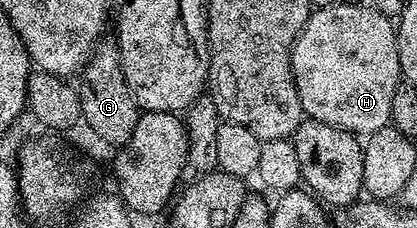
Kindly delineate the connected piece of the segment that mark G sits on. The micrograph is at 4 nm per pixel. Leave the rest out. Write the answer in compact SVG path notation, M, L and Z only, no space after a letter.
M100 43L92 52L81 73L83 88L78 89L79 111L81 120L86 127L107 136L109 140L123 140L133 134L133 126L137 126L141 109L135 103L133 94L125 82L125 74L121 70L118 43Z

